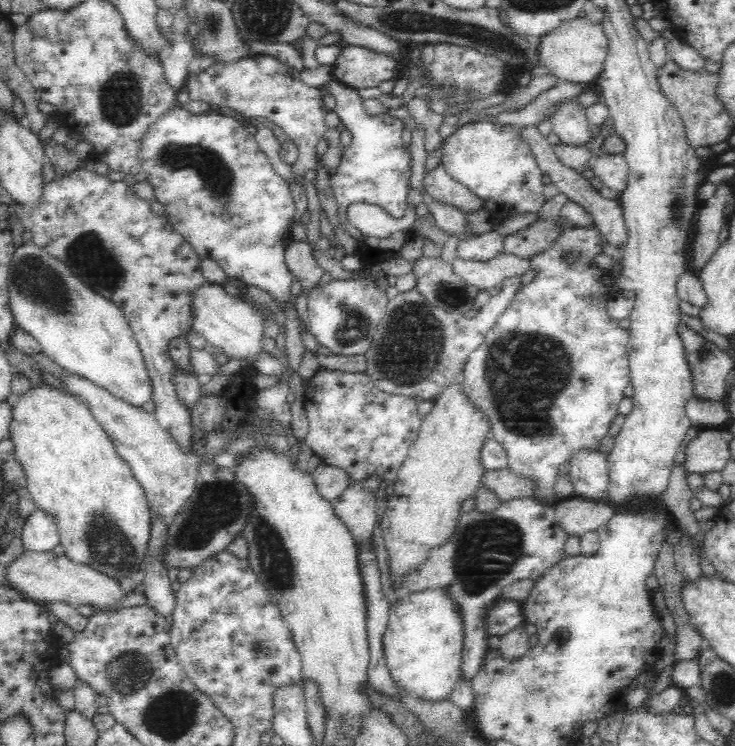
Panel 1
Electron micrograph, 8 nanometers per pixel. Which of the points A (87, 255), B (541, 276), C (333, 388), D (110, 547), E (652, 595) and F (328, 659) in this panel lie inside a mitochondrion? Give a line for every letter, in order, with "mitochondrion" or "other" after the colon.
A: mitochondrion
B: other
C: other
D: mitochondrion
E: other
F: other

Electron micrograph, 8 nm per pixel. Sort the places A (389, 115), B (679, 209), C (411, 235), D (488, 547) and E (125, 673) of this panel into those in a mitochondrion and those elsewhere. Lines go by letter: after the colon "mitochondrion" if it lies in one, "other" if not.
A: other
B: mitochondrion
C: other
D: mitochondrion
E: mitochondrion

